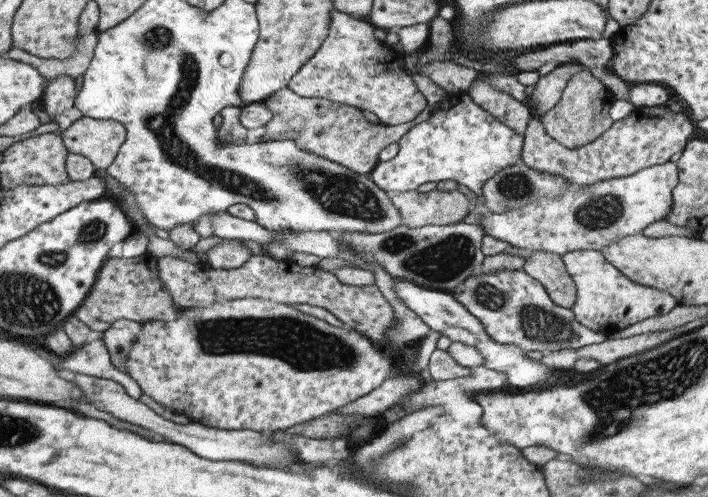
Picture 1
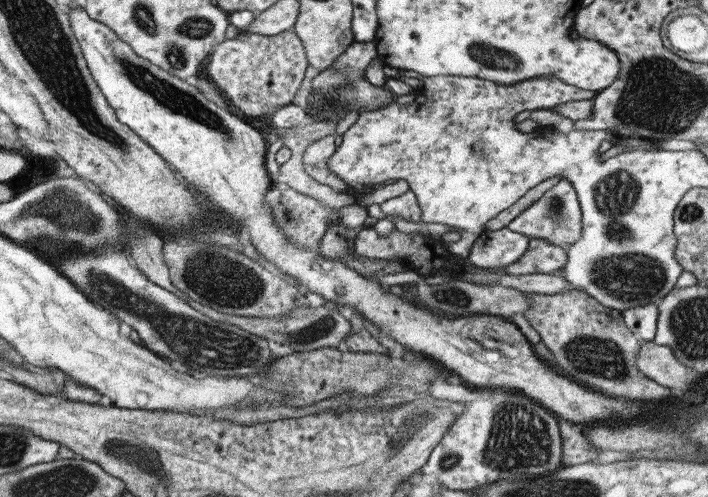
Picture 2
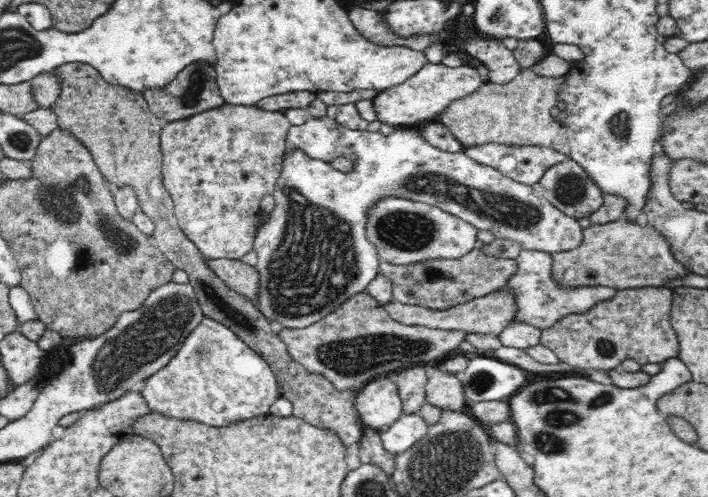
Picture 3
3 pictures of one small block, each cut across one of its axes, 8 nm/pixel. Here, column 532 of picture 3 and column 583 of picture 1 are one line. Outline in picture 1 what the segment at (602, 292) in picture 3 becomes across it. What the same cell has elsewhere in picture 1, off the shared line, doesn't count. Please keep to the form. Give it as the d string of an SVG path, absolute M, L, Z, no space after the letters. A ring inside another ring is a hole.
M591 248L567 252L562 254L562 261L576 286L575 302L570 309L575 321L595 333L609 336L647 318L665 314L676 306L675 300L667 292L629 280L611 266L598 250Z

